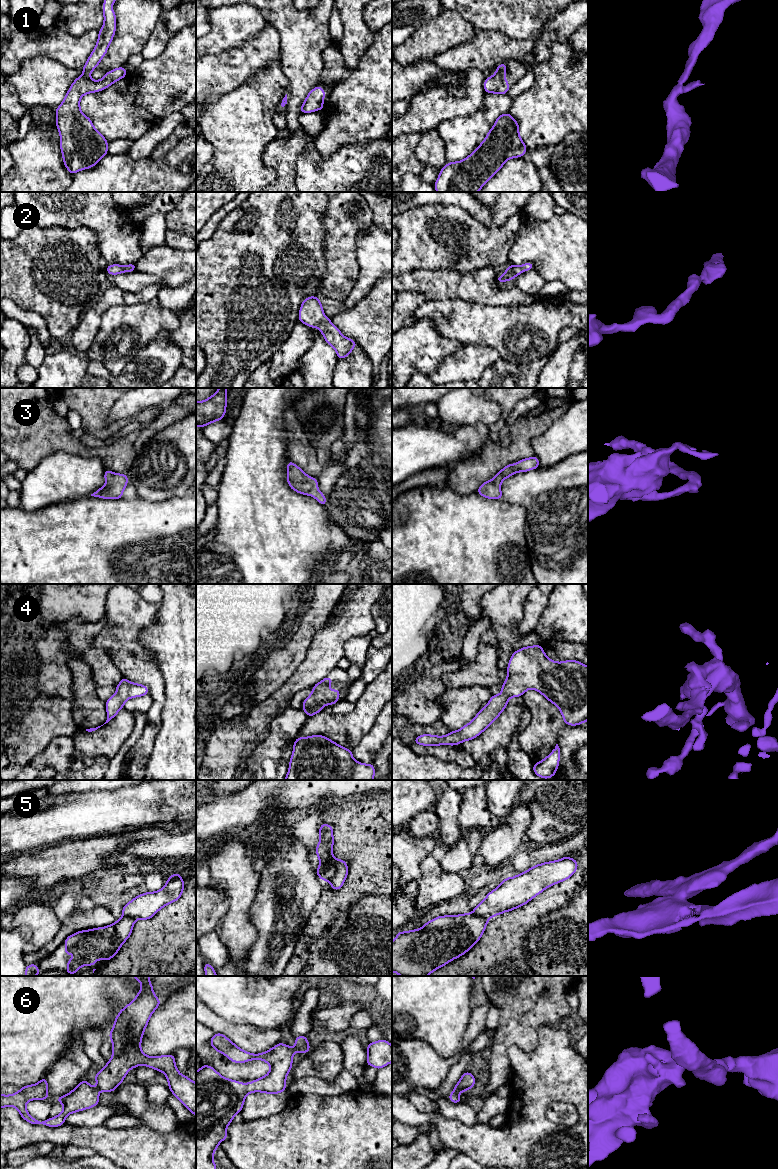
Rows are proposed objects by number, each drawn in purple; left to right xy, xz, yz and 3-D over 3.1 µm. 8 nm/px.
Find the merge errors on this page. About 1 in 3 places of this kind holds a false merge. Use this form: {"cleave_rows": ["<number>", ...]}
{"cleave_rows": ["5"]}

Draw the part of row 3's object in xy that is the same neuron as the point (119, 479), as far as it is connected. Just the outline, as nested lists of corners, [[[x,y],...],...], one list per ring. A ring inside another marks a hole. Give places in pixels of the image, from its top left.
[[[105,470],[104,478],[106,484],[95,491],[91,496],[100,497],[103,499],[121,499],[124,488],[128,484],[127,474],[117,474],[110,470]]]

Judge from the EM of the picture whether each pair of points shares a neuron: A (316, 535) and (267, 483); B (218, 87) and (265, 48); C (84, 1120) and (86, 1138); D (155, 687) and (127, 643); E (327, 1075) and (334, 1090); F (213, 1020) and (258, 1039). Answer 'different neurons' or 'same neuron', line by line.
A: same neuron
B: same neuron
C: different neurons
D: same neuron
E: different neurons
F: same neuron

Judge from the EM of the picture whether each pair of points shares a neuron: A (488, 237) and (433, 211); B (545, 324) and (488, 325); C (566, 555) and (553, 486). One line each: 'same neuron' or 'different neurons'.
A: same neuron
B: same neuron
C: same neuron

